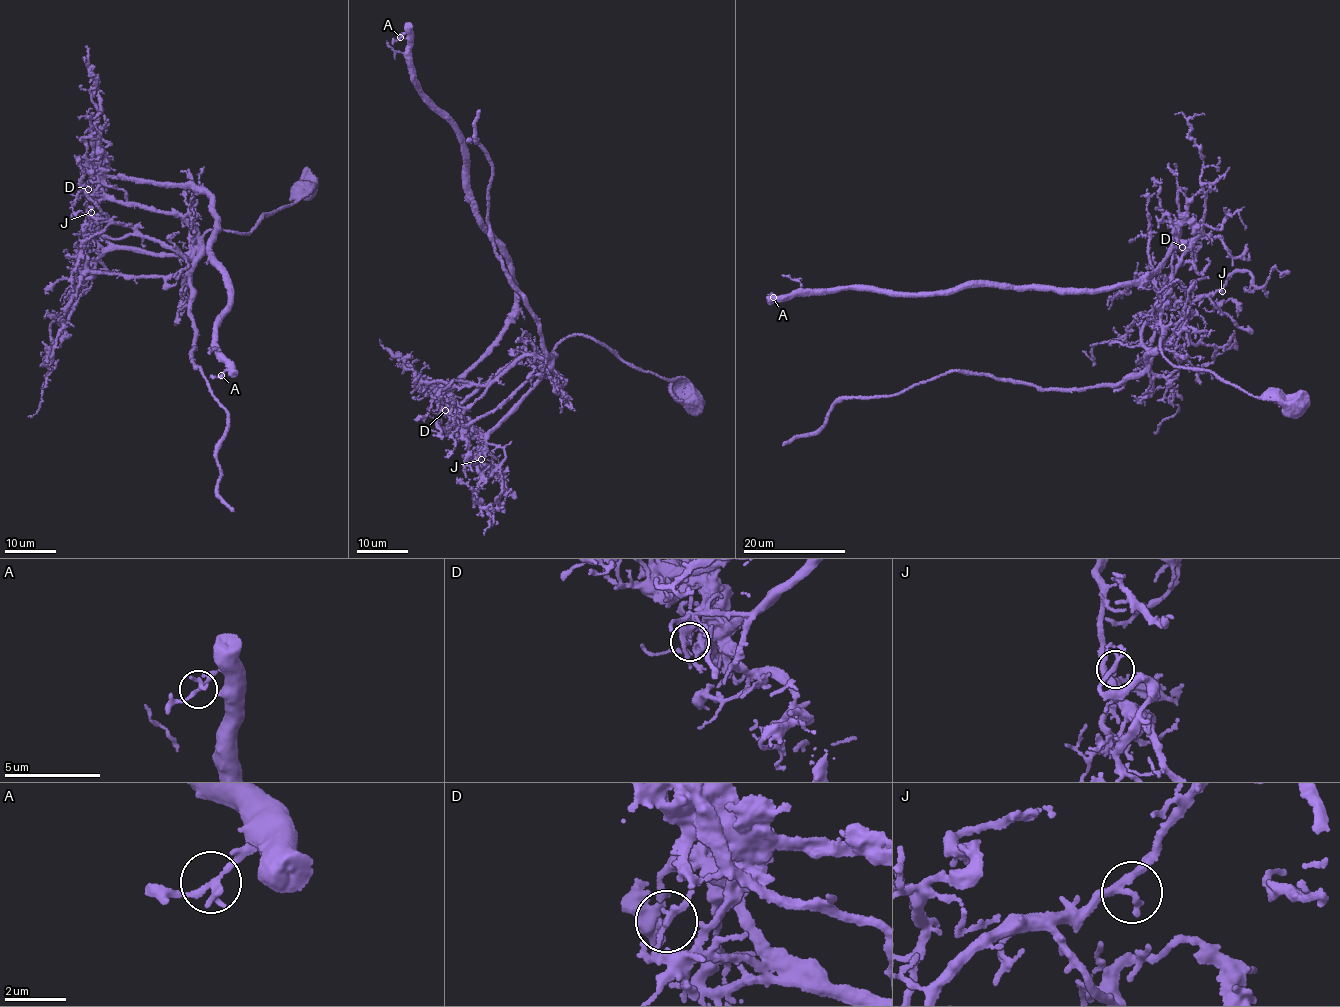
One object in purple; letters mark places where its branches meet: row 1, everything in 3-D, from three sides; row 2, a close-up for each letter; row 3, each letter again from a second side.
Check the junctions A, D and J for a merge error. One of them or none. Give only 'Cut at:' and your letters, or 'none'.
Cut at: D

